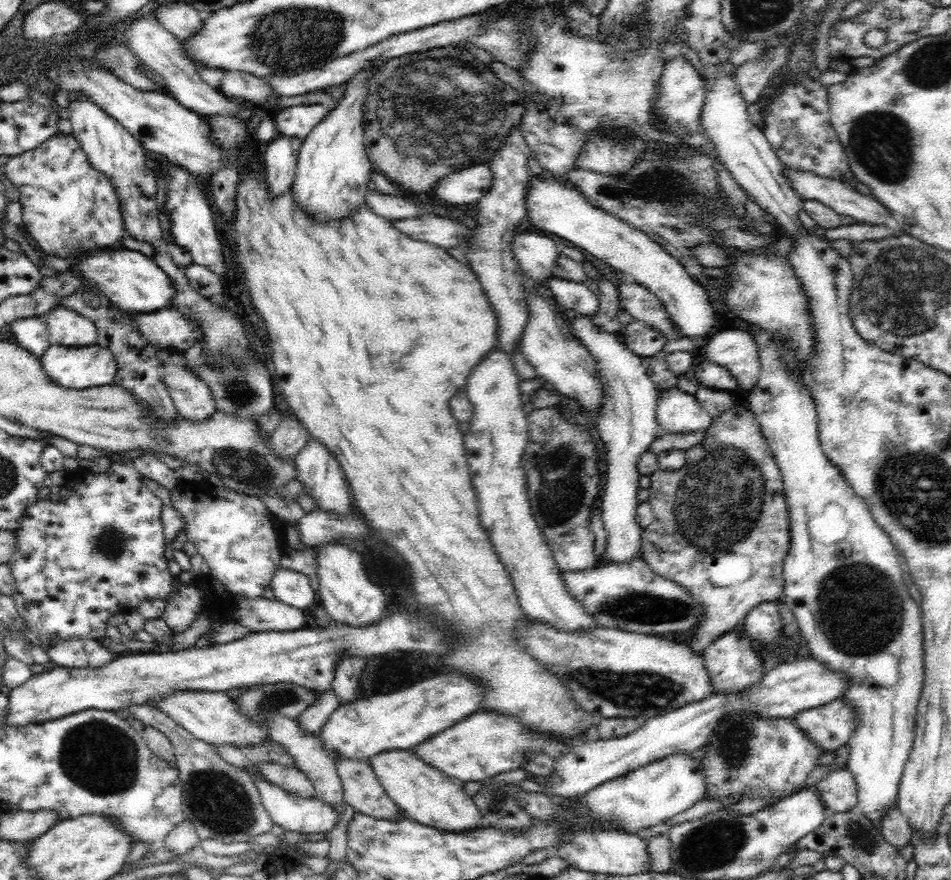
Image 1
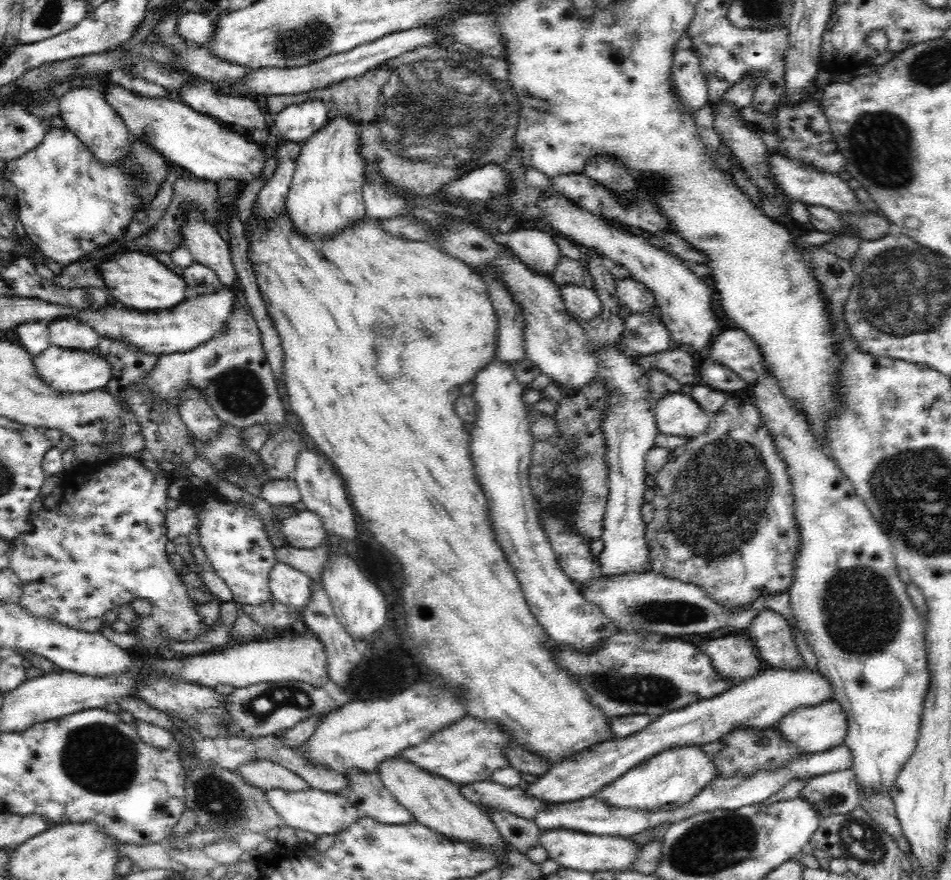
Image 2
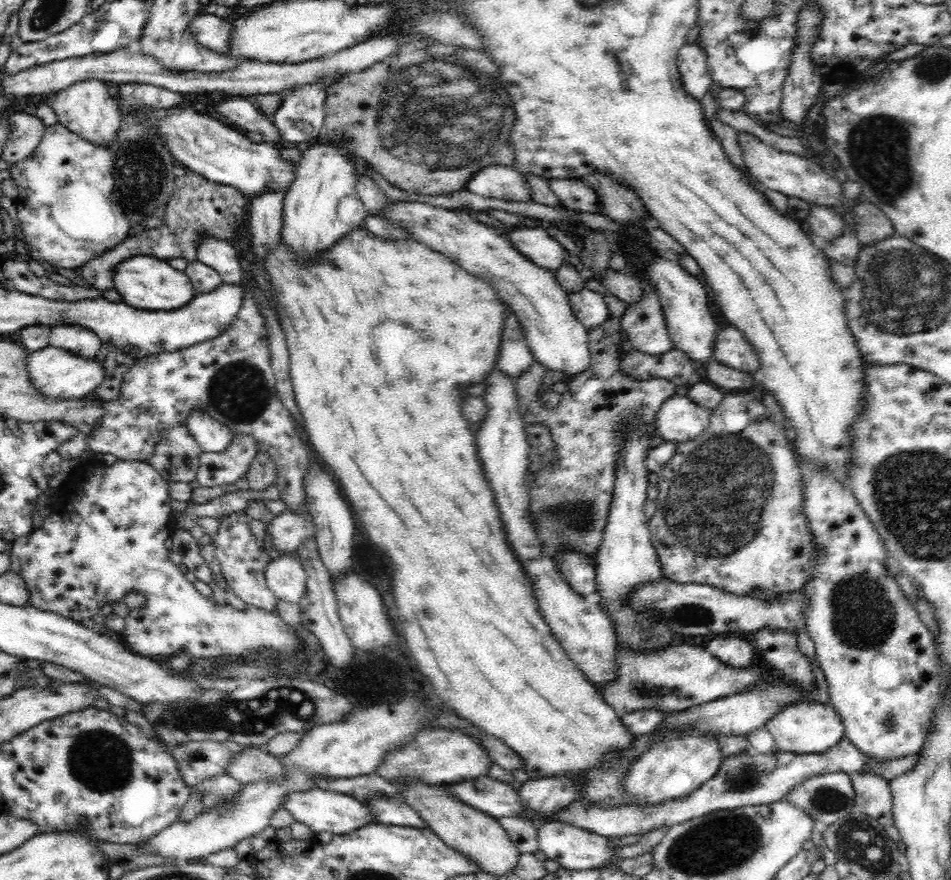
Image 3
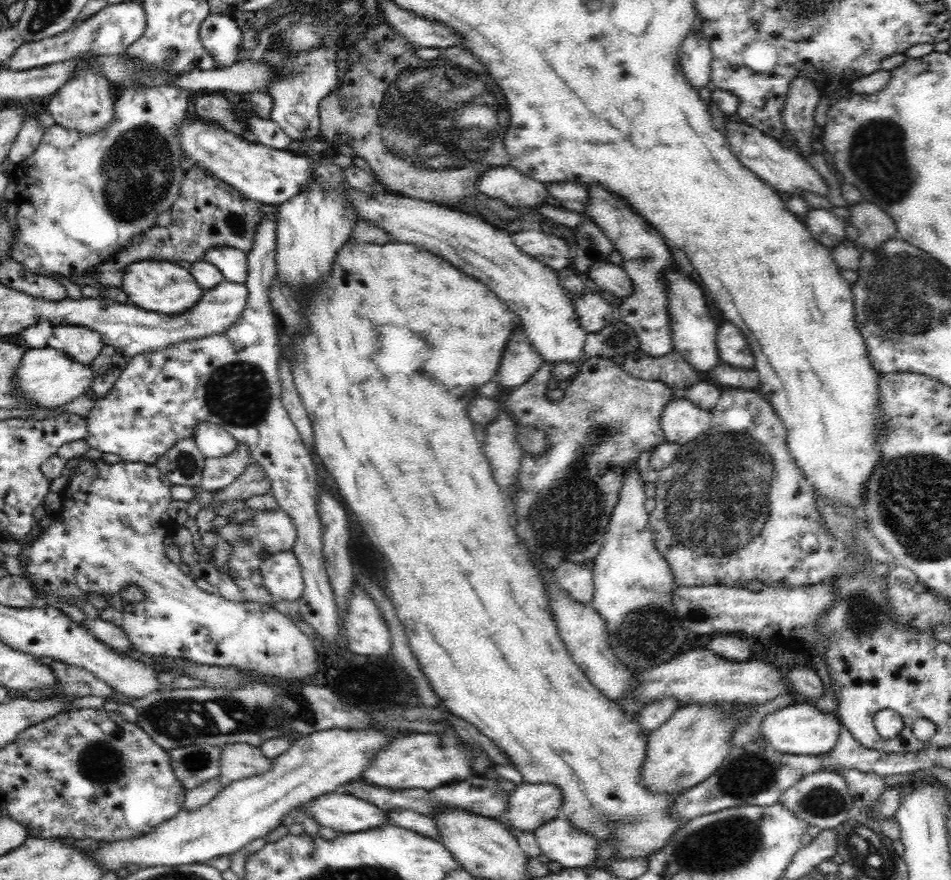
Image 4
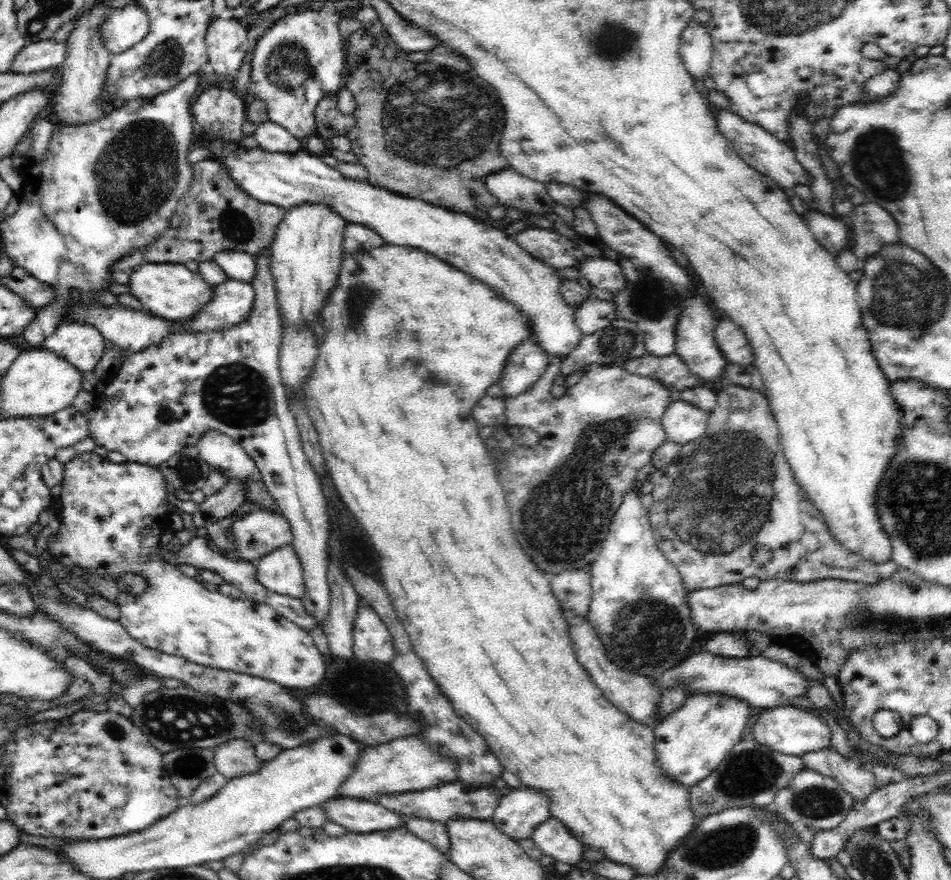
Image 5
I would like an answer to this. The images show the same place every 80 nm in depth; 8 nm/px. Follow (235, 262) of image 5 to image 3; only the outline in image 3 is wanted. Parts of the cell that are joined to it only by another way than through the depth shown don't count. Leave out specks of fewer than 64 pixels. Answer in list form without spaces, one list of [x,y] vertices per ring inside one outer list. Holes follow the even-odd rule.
[[[204,237],[200,240],[195,260],[212,268],[226,285],[240,285],[242,276],[247,273],[243,258],[221,238]]]

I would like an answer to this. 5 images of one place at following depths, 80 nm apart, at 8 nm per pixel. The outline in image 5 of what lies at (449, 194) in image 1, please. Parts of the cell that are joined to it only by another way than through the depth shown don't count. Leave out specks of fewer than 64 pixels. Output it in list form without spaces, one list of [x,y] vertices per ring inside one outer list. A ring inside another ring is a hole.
[[[511,167],[489,174],[484,186],[505,207],[533,214],[552,211],[553,198],[549,195],[546,185],[518,174]]]

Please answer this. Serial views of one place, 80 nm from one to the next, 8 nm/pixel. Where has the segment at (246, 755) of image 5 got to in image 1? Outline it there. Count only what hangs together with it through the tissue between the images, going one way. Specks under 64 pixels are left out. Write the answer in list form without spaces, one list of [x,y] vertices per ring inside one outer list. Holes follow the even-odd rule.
[[[265,763],[258,768],[260,775],[268,782],[274,783],[288,793],[299,795],[301,798],[312,799],[316,796],[315,789],[308,778],[295,768],[284,767],[277,763]]]

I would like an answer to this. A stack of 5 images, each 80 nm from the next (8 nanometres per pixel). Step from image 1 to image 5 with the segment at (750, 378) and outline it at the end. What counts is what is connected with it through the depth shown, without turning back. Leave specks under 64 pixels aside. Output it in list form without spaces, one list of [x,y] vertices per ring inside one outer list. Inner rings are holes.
[[[723,318],[715,328],[715,342],[727,362],[748,366],[754,362],[754,355],[743,330],[731,319]]]

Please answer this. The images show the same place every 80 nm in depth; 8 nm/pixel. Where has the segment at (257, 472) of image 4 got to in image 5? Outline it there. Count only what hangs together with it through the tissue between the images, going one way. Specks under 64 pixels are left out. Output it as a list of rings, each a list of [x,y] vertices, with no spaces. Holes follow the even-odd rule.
[[[229,480],[220,492],[206,497],[198,505],[196,511],[191,514],[194,524],[199,528],[206,528],[213,522],[218,522],[235,512],[246,500],[245,485],[241,484],[240,480]]]

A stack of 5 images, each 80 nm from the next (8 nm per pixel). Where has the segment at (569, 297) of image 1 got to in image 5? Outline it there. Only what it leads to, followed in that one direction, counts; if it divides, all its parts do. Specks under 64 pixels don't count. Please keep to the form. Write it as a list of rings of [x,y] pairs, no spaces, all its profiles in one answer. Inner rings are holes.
[[[593,296],[575,309],[575,323],[580,327],[583,335],[590,335],[597,330],[606,328],[617,319],[614,303],[605,302]]]

